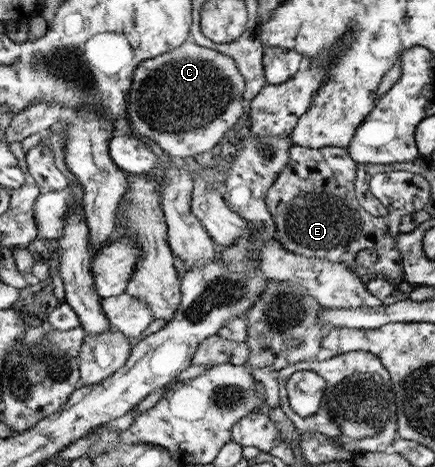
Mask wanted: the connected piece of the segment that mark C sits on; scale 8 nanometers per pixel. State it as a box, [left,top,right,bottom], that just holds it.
[128,39,247,160]

